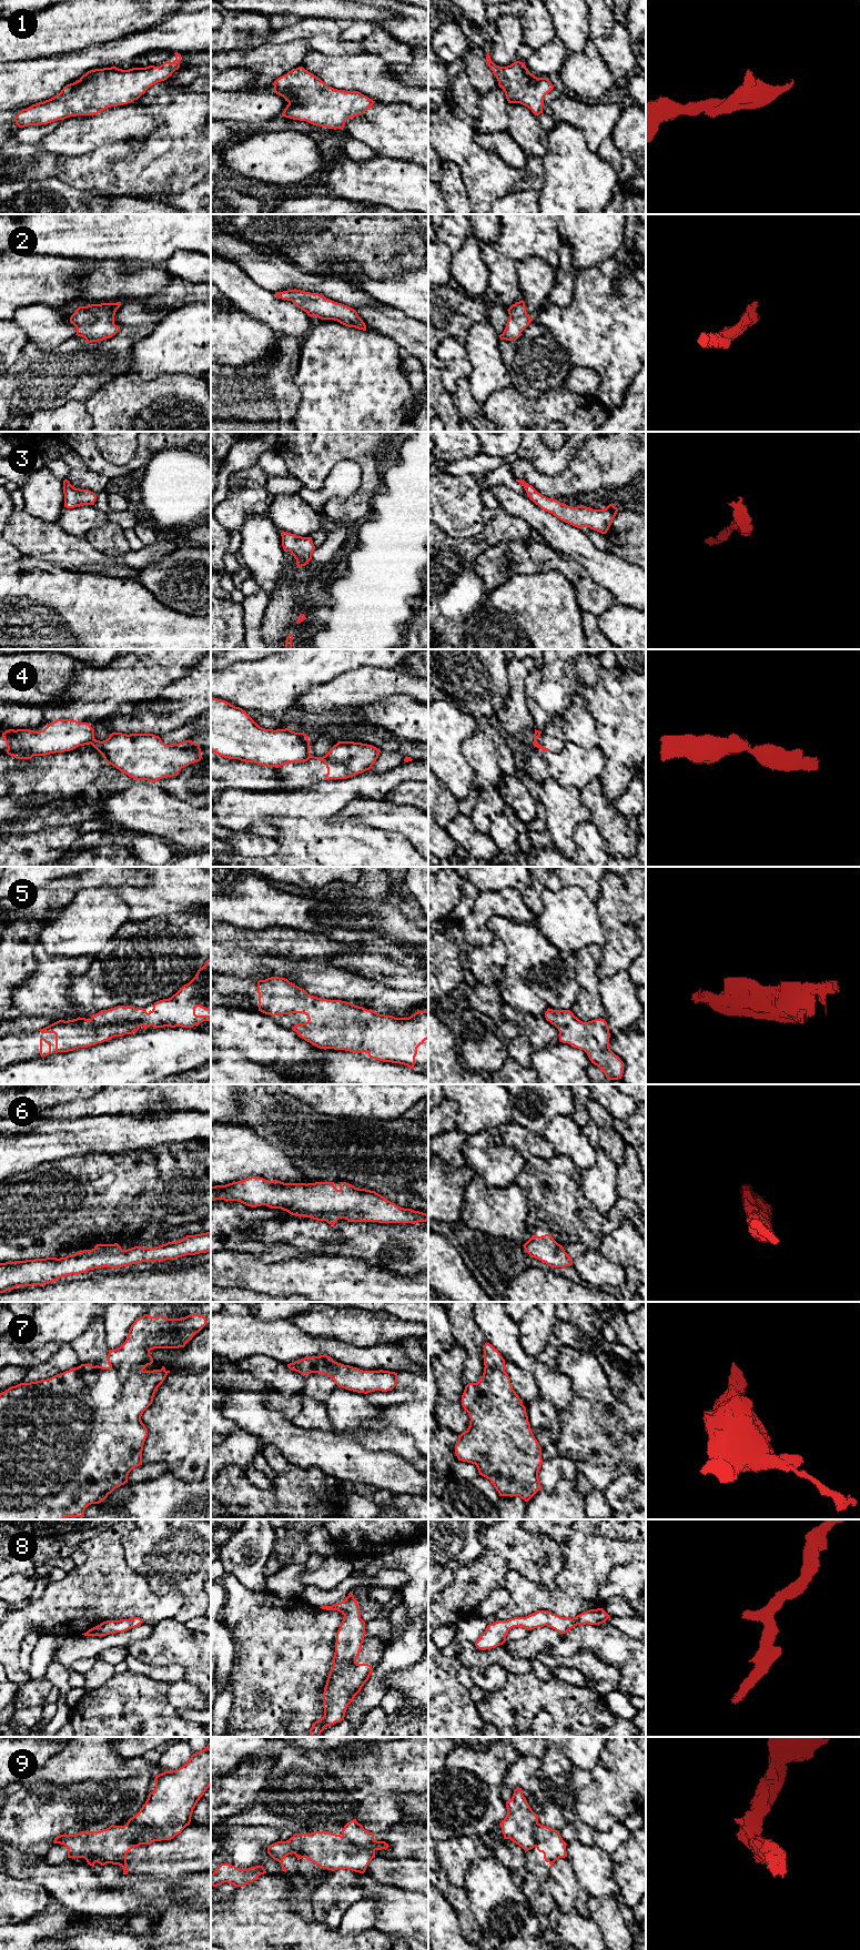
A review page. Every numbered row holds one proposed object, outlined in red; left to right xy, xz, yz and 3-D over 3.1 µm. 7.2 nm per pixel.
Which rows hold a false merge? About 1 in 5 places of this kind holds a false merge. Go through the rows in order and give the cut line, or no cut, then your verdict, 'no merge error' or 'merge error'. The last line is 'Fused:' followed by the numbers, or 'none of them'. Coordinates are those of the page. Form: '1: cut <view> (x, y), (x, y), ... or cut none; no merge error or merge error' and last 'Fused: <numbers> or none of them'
1: cut none; no merge error
2: cut none; no merge error
3: cut none; no merge error
4: cut xy (93, 738), (90, 743); merge error
5: cut none; no merge error
6: cut none; no merge error
7: cut none; no merge error
8: cut none; no merge error
9: cut xz (341, 1836), (374, 1850); merge error
Fused: 4, 9

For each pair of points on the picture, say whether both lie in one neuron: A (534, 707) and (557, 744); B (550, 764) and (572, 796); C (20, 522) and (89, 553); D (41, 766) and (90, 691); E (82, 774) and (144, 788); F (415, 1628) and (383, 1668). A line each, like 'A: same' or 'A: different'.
A: different
B: different
C: same
D: different
E: different
F: same

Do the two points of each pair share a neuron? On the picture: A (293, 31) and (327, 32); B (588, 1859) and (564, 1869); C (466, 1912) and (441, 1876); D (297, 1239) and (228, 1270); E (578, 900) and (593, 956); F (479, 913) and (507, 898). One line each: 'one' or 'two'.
A: one
B: two
C: one
D: two
E: two
F: one

